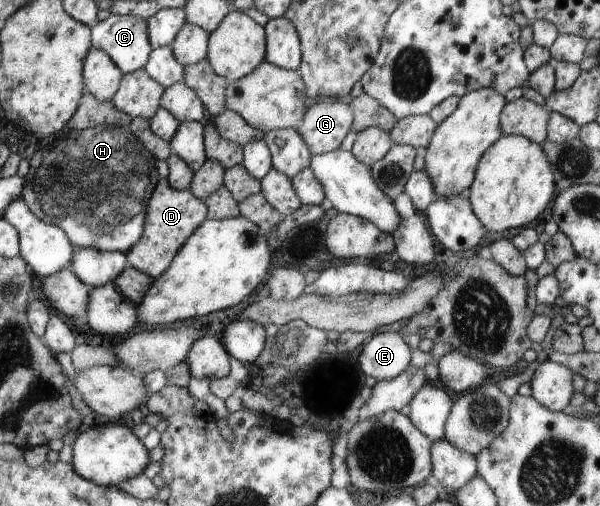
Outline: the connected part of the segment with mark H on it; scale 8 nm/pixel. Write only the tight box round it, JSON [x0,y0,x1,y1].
[21,126,160,253]

